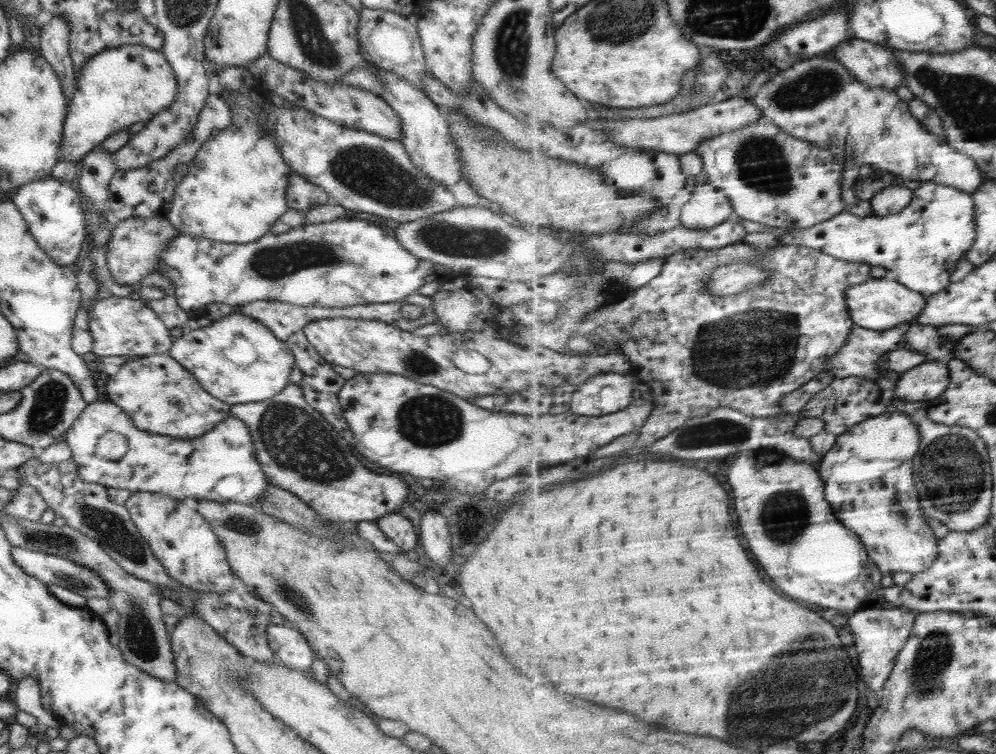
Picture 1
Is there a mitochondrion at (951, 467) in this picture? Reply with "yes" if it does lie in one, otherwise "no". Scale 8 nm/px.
yes

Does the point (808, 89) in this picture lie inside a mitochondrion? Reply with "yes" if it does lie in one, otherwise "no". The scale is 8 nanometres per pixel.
yes

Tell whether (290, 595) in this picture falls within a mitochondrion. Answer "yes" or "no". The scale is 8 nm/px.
yes

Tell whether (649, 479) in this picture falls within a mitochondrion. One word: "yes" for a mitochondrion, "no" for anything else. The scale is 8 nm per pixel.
no

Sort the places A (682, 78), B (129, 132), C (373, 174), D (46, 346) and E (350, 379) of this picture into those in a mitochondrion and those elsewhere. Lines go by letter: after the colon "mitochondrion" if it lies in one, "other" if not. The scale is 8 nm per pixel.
A: other
B: other
C: mitochondrion
D: other
E: other

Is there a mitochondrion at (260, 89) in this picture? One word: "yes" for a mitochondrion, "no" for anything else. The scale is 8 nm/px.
no

